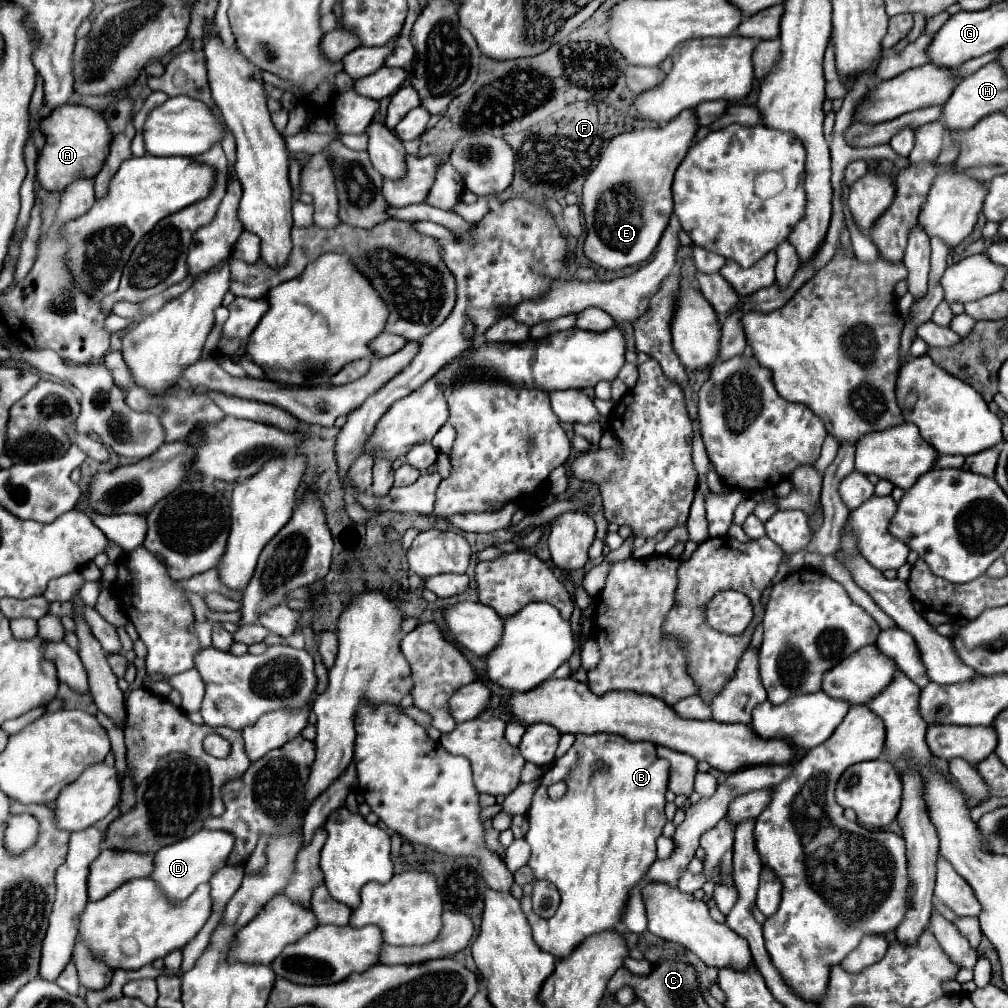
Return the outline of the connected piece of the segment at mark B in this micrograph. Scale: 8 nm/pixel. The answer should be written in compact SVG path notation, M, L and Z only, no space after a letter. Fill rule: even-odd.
M577 734L577 740L575 744L563 755L559 760L553 762L553 766L549 768L547 774L543 774L543 784L539 786L539 790L535 792L533 796L533 804L529 808L529 830L525 834L525 840L529 842L531 846L531 858L529 858L529 866L533 868L533 876L537 880L549 880L557 886L559 894L561 894L561 904L555 912L553 918L545 920L545 918L539 918L533 910L531 910L531 884L525 884L523 886L523 898L521 898L521 908L523 912L527 914L527 920L529 920L529 926L533 928L533 940L537 942L537 946L549 954L553 954L555 958L565 958L569 956L585 938L593 936L593 934L601 934L601 932L617 932L619 930L619 924L621 924L621 914L625 910L625 904L629 900L629 892L639 886L649 870L649 866L655 862L657 854L655 854L655 840L661 836L661 830L667 822L665 818L665 812L663 812L663 806L665 806L665 790L667 790L667 780L669 780L669 762L667 760L661 760L657 758L655 754L655 746L651 742L629 742L625 740L623 736L613 736L613 734L593 734L593 736L581 736ZM601 760L605 764L605 770L603 772L595 772L593 770L593 764ZM563 780L567 784L567 794L561 798L561 800L551 800L547 796L547 786L555 784Z

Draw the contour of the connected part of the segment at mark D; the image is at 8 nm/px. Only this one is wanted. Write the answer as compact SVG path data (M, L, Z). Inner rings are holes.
M203 828L201 832L189 836L189 840L181 840L177 844L171 844L169 848L161 848L161 852L155 854L155 868L151 878L157 880L159 888L171 900L185 900L195 892L199 884L209 882L211 876L227 864L231 850L233 850L233 834Z

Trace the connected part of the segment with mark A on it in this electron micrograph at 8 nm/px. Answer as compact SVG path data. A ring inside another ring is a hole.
M65 104L53 110L43 122L41 128L47 136L45 148L37 158L37 182L45 190L63 192L69 184L79 178L95 178L109 156L109 146L113 140L113 132L105 120L105 116L89 106L71 106Z

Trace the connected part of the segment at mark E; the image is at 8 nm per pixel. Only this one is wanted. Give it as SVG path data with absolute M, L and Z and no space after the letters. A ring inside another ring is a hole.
M689 110L663 128L641 128L611 140L597 168L583 184L581 202L587 228L583 252L593 264L605 270L621 270L651 258L673 212L673 174L685 158L689 140L697 128L693 110Z

